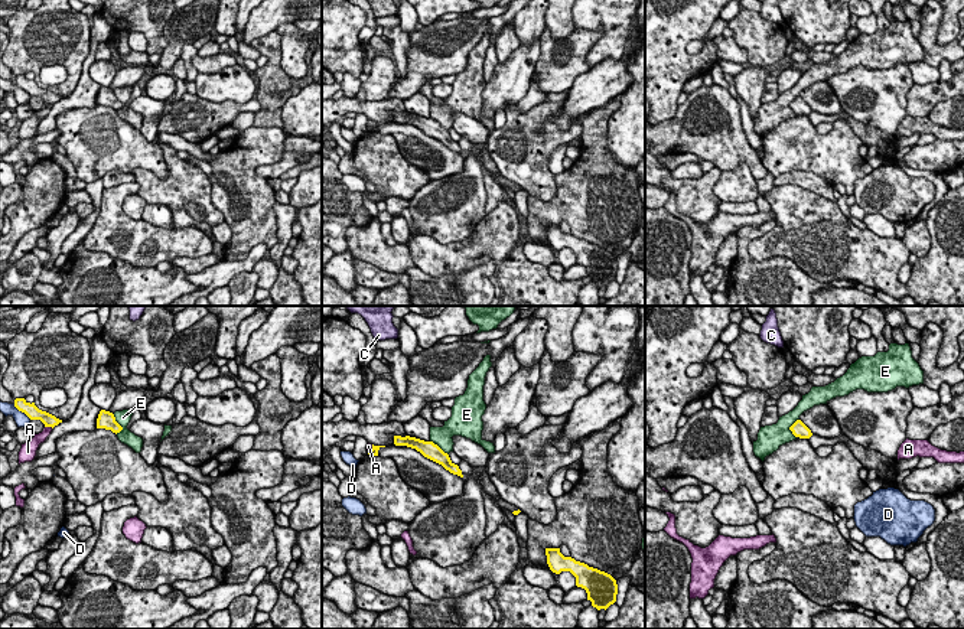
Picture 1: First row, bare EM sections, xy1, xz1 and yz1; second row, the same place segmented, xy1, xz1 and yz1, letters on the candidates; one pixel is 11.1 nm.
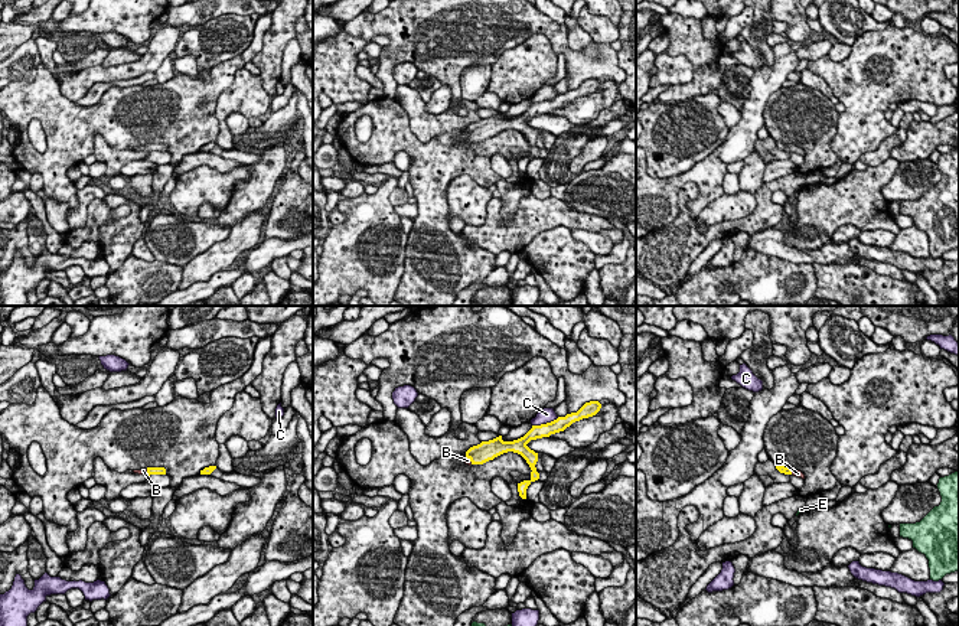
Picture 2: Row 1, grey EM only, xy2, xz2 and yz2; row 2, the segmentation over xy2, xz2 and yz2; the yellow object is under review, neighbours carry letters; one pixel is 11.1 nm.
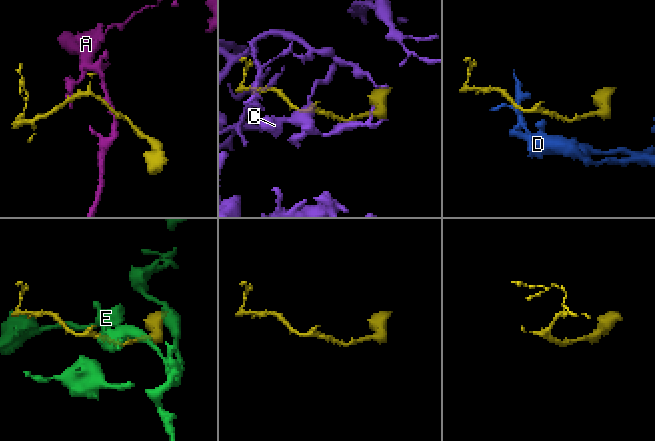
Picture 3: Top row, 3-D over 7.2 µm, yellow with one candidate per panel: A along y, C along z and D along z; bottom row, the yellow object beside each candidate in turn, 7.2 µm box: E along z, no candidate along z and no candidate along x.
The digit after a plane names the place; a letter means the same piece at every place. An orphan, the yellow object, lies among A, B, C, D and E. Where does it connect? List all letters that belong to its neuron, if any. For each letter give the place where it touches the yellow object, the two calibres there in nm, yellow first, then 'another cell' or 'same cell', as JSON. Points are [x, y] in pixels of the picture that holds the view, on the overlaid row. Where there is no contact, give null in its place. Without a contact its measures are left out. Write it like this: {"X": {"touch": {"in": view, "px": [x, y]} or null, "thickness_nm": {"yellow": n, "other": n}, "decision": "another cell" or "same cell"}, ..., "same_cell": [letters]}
{"A": {"touch": {"in": "xy1", "px": [49, 426]}, "thickness_nm": {"yellow": 160, "other": 120}, "decision": "another cell"}, "B": {"touch": {"in": "xz2", "px": [470, 460]}, "thickness_nm": {"yellow": 220, "other": 60}, "decision": "same cell"}, "C": {"touch": {"in": "xz2", "px": [547, 423]}, "thickness_nm": {"yellow": 160, "other": 160}, "decision": "another cell"}, "D": {"touch": {"in": "xy1", "px": [22, 411]}, "thickness_nm": {"yellow": 160, "other": 160}, "decision": "another cell"}, "E": {"touch": {"in": "xy1", "px": [119, 424]}, "thickness_nm": {"yellow": 190, "other": 160}, "decision": "another cell"}, "same_cell": ["B"]}

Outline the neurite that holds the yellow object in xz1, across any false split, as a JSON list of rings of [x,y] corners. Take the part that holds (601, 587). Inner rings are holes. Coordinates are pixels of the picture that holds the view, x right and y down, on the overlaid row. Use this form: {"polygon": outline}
{"polygon": [[[545,548],[545,555],[553,573],[560,574],[561,571],[570,571],[576,577],[576,586],[586,590],[587,600],[590,600],[592,606],[597,610],[606,610],[616,602],[618,584],[610,574],[589,567],[571,557],[564,557],[560,548]]]}

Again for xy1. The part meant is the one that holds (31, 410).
{"polygon": [[[16,398],[14,400],[14,407],[25,413],[30,420],[40,420],[45,427],[55,427],[59,423],[62,423],[62,420],[56,418],[55,415],[39,410],[35,403],[27,403],[25,398]]]}

